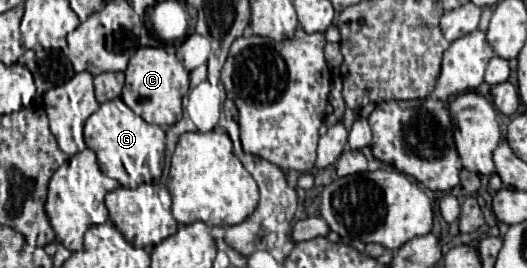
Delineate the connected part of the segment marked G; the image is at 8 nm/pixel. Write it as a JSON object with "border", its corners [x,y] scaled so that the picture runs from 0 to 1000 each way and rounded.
{"border":[[[230,366],[207,373],[188,396],[161,455],[161,537],[184,575],[192,634],[218,664],[230,694],[260,701],[271,679],[302,672],[309,642],[315,496],[298,463],[279,463],[268,433],[252,425]]]}

